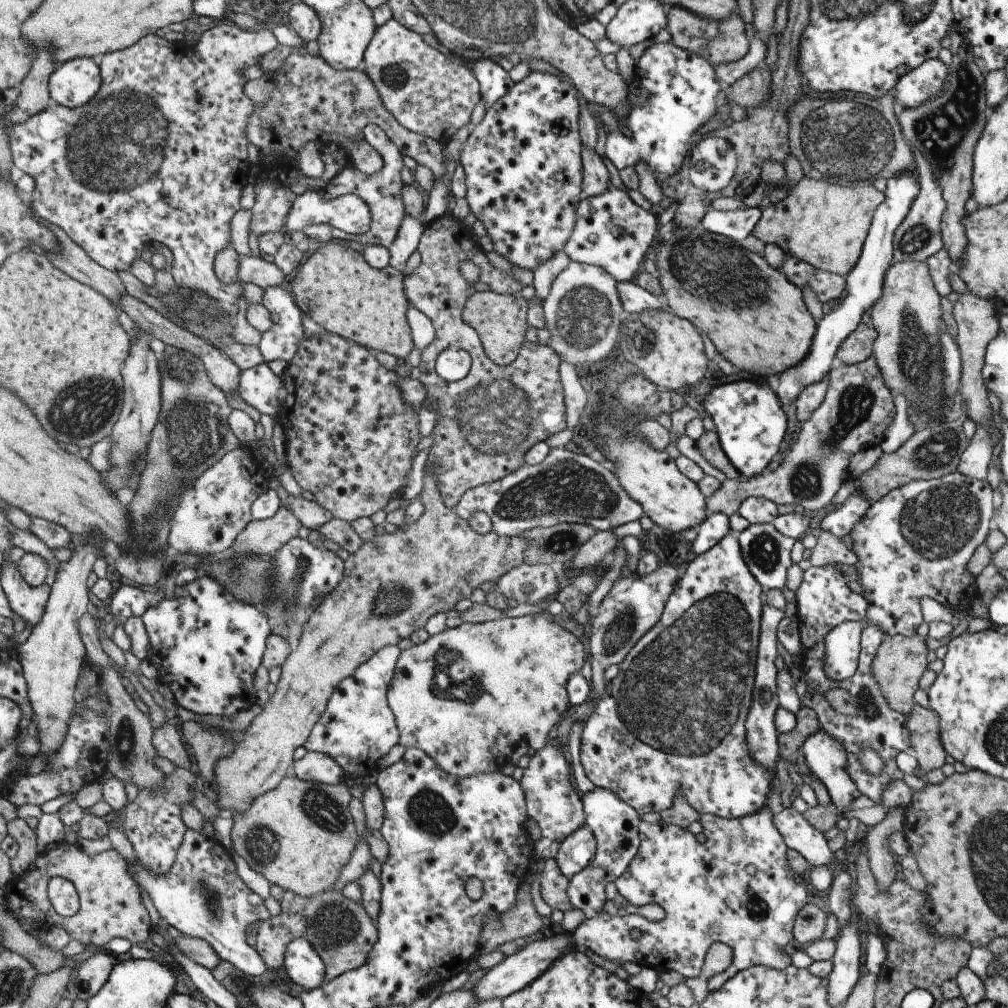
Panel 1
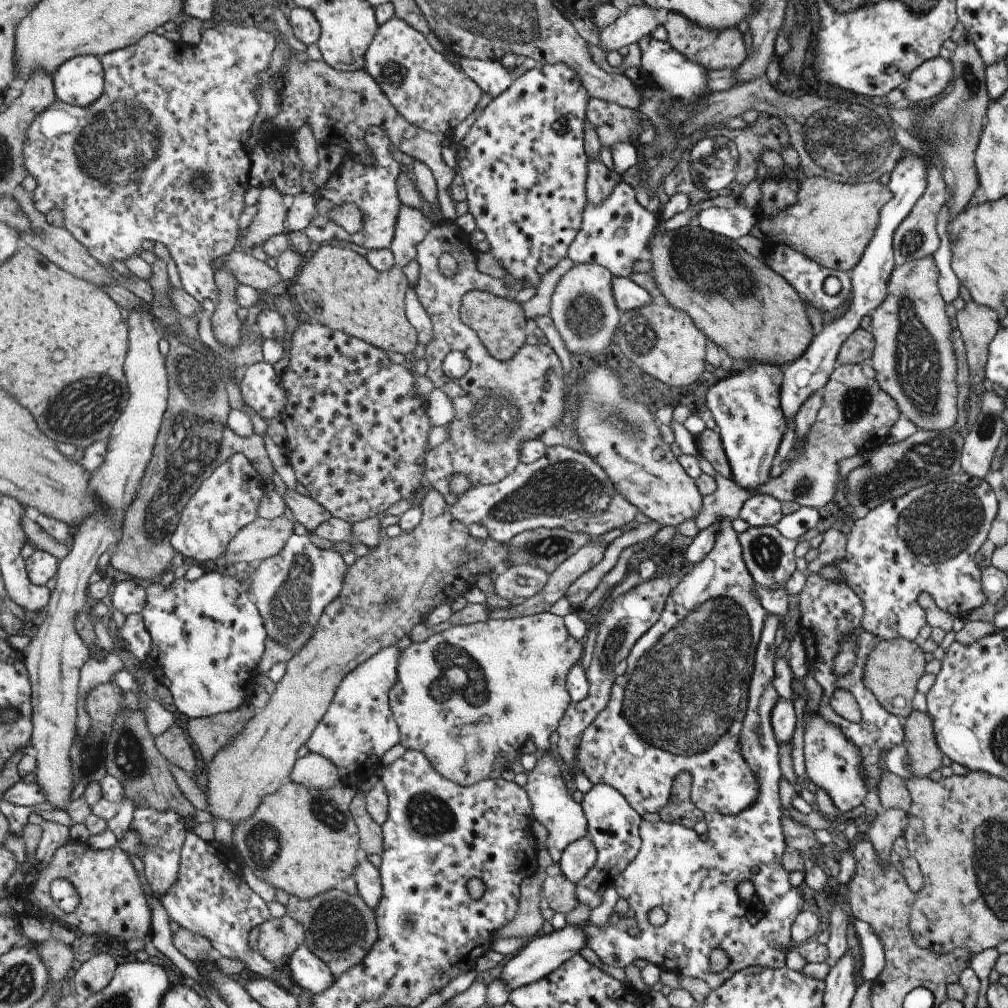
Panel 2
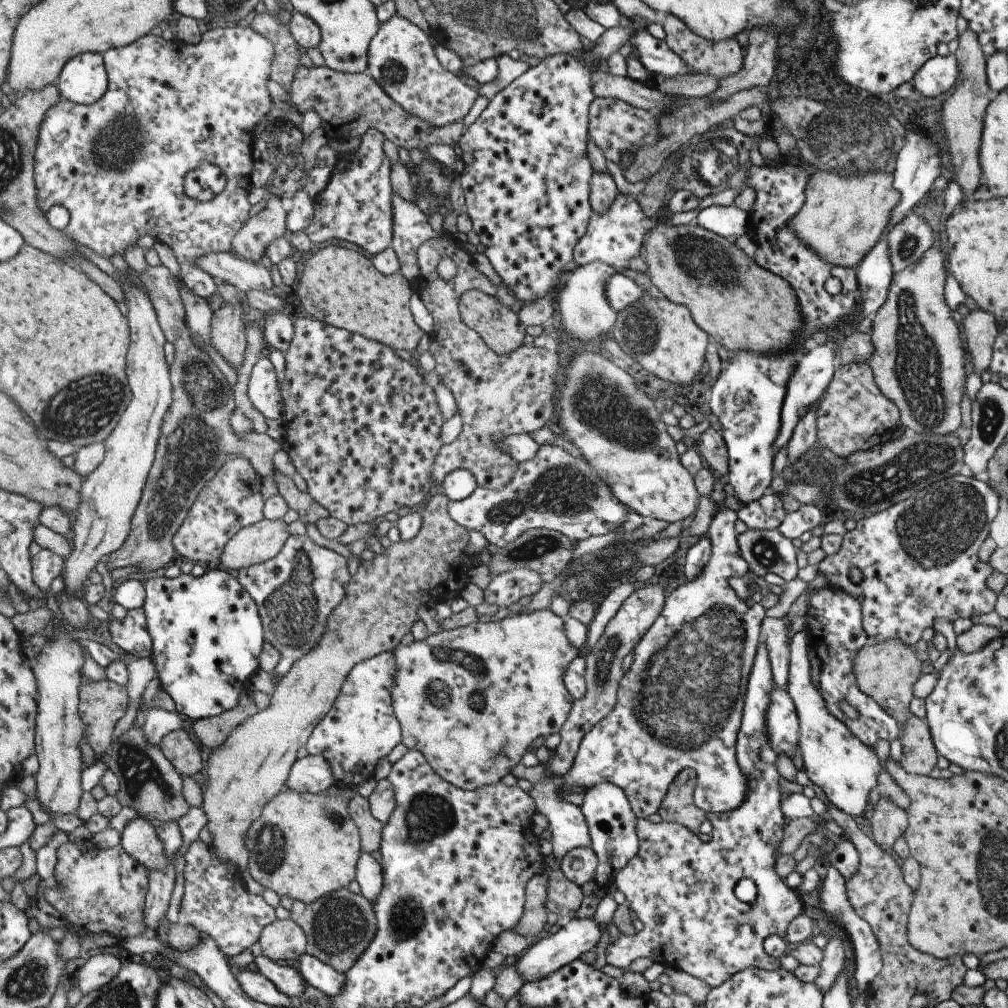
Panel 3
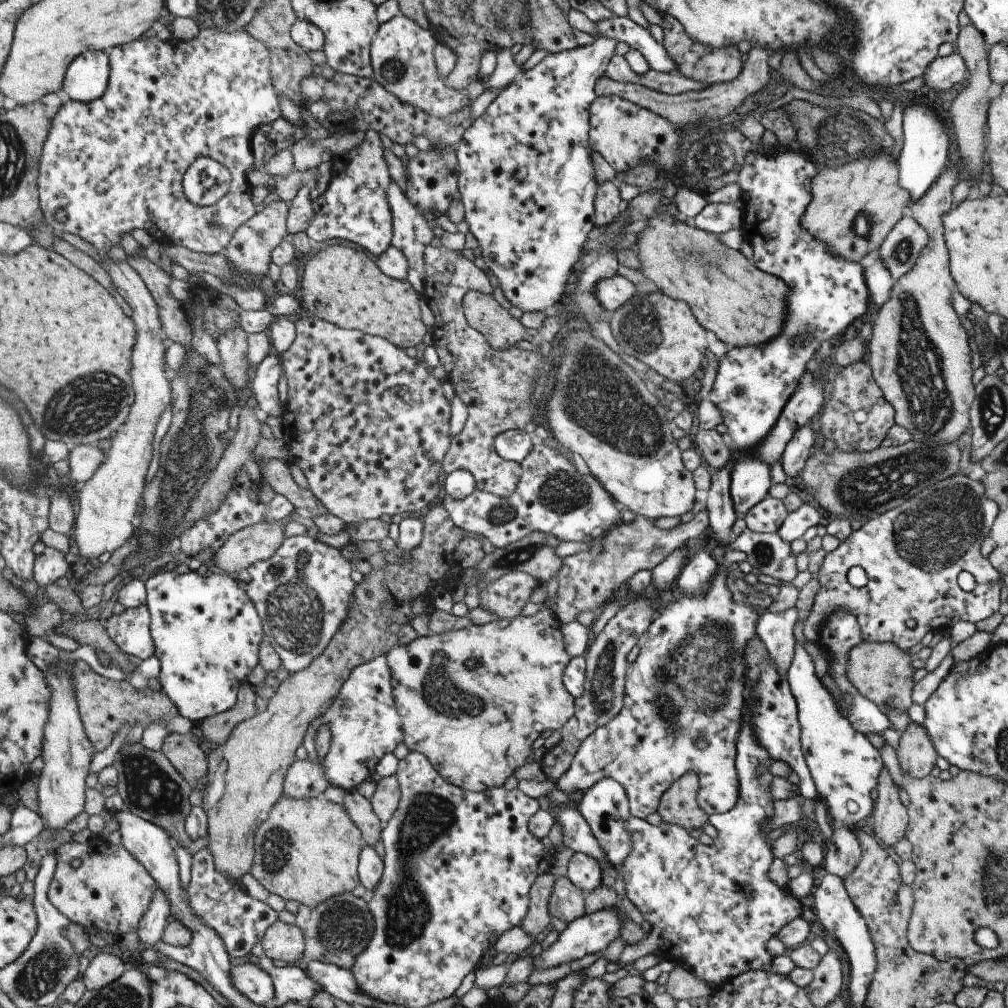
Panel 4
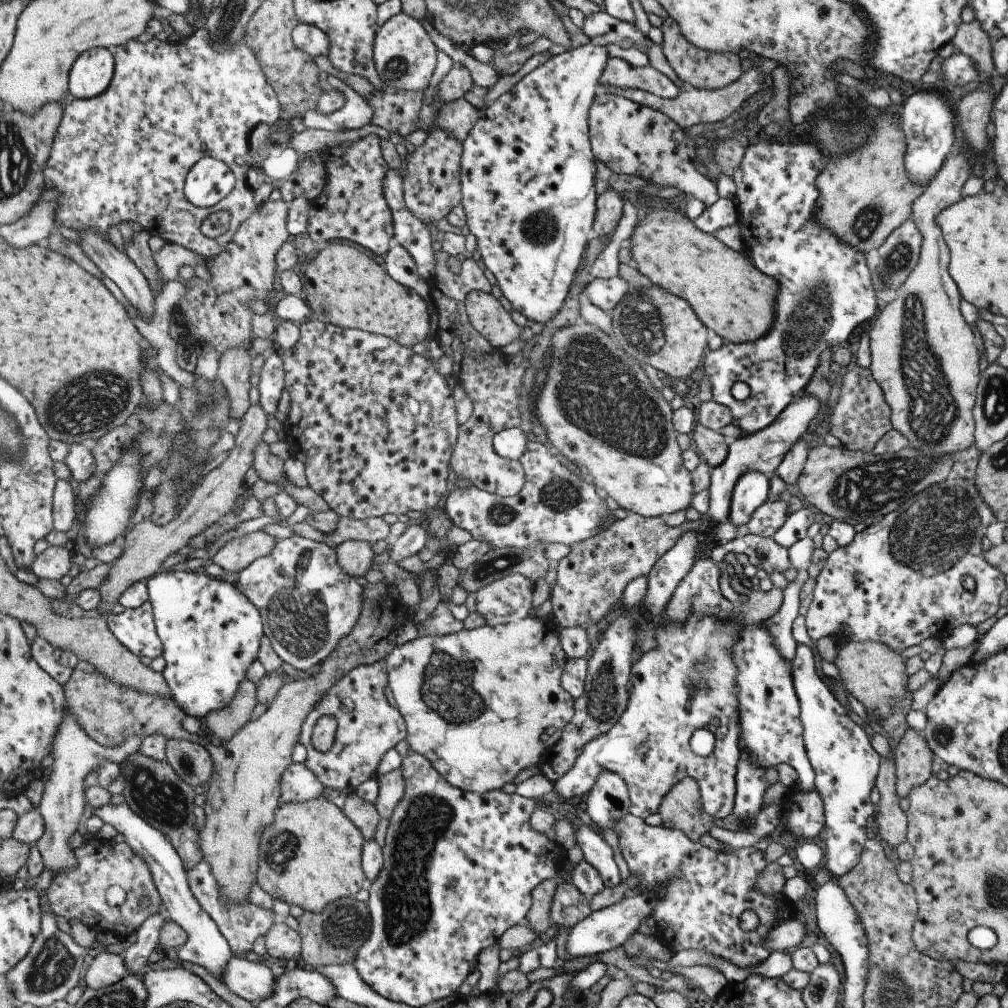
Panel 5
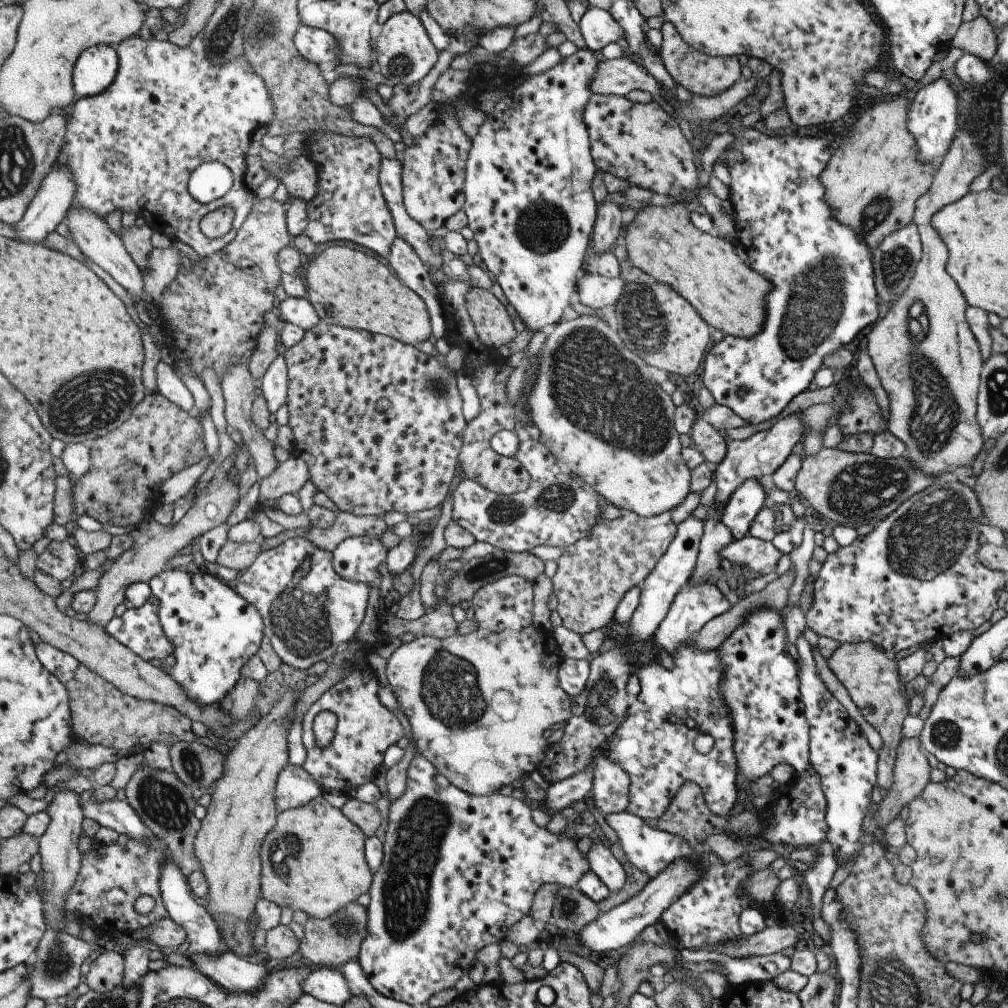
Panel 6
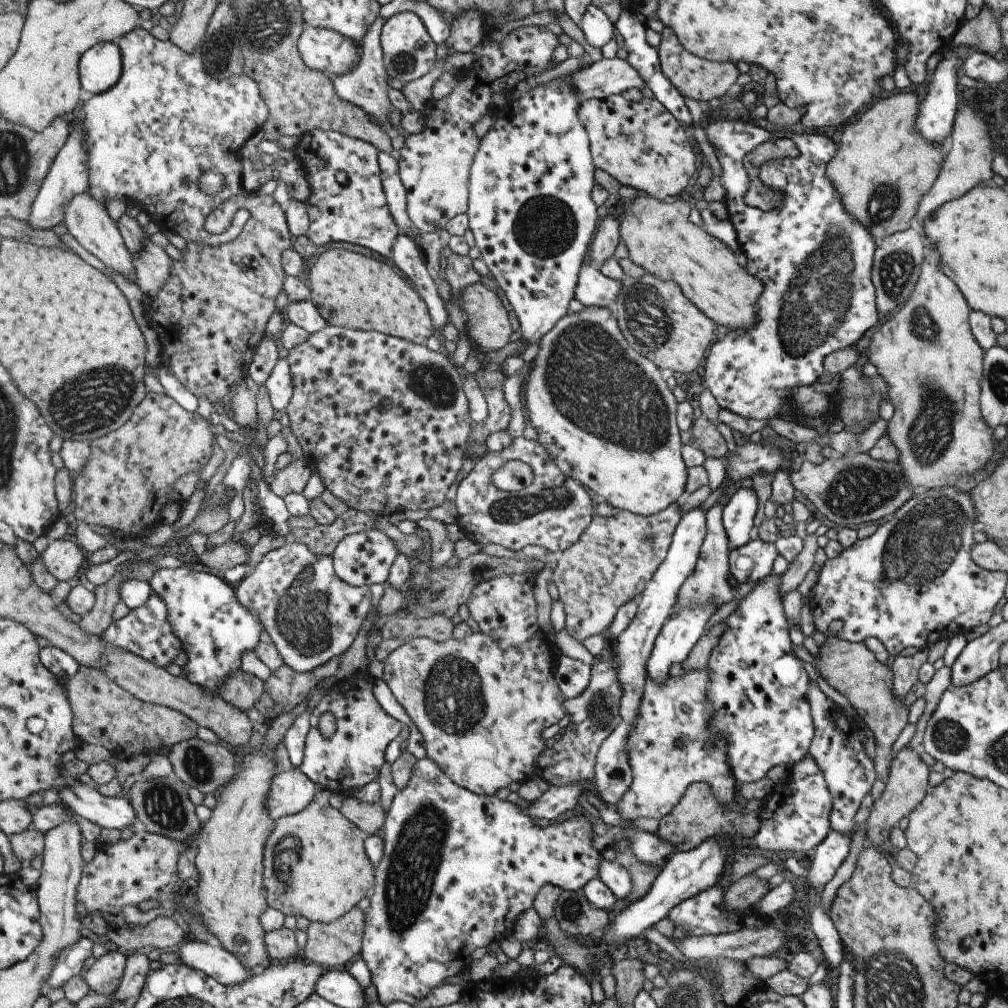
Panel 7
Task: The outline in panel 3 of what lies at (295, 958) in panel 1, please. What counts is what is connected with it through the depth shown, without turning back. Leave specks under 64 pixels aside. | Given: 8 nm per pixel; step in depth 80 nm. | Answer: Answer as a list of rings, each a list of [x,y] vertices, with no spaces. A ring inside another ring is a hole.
[[[306,952],[300,956],[301,974],[307,984],[317,988],[330,997],[338,997],[345,989],[347,975],[339,972],[333,965],[323,962]]]

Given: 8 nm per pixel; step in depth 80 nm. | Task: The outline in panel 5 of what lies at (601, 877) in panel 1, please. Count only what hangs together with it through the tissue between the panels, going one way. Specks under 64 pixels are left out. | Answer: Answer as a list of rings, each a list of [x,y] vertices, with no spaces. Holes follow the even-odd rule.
[[[602,770],[587,793],[585,806],[584,811],[597,832],[601,832],[601,827],[614,831],[614,822],[630,808],[625,781],[613,771]]]

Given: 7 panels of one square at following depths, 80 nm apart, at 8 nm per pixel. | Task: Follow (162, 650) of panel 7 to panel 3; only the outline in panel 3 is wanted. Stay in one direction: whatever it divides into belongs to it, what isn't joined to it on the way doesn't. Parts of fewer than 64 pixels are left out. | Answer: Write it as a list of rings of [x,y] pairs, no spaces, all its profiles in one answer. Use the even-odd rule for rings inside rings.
[[[144,608],[131,609],[122,619],[114,619],[109,624],[109,631],[114,643],[125,653],[137,659],[152,656],[154,646]]]

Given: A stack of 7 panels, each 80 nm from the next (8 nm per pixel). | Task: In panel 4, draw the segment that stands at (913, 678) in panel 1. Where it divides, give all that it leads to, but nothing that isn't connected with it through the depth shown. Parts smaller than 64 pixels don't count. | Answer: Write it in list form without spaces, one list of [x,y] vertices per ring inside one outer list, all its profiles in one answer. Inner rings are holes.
[[[861,641],[852,646],[846,656],[845,672],[853,688],[888,718],[891,729],[901,734],[910,723],[907,708],[911,706],[911,677],[915,669],[911,666],[913,657],[890,642]]]

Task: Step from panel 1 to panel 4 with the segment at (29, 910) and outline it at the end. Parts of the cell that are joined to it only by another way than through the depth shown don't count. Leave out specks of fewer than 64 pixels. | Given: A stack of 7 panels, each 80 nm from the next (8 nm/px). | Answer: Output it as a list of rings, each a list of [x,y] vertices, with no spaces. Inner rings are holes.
[[[93,835],[91,840],[84,843],[65,843],[57,850],[58,867],[57,875],[49,889],[49,900],[73,923],[83,926],[88,932],[111,932],[118,939],[125,935],[139,932],[140,923],[143,922],[145,913],[153,902],[158,890],[158,882],[152,873],[129,852],[121,842],[118,845],[109,844],[98,835]]]

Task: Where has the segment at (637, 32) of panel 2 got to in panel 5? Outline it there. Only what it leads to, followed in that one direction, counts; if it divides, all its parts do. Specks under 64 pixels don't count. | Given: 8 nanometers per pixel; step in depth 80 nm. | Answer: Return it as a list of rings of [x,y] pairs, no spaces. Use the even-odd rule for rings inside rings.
[[[593,43],[569,48],[560,55],[553,55],[547,62],[541,64],[526,74],[515,83],[515,86],[500,94],[488,105],[472,126],[466,138],[462,142],[462,156],[460,160],[460,184],[461,184],[461,206],[464,210],[464,219],[467,228],[476,238],[476,249],[479,250],[480,258],[490,272],[495,284],[500,288],[502,295],[519,314],[525,316],[527,321],[543,324],[551,320],[563,306],[563,300],[567,296],[571,280],[579,264],[583,262],[584,249],[592,236],[592,222],[596,211],[596,192],[594,189],[594,176],[596,171],[595,160],[590,151],[590,140],[588,137],[587,111],[592,103],[593,97],[598,93],[598,78],[609,58],[605,47],[595,46]]]

